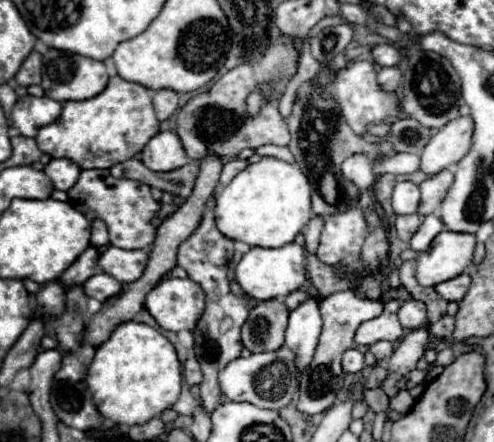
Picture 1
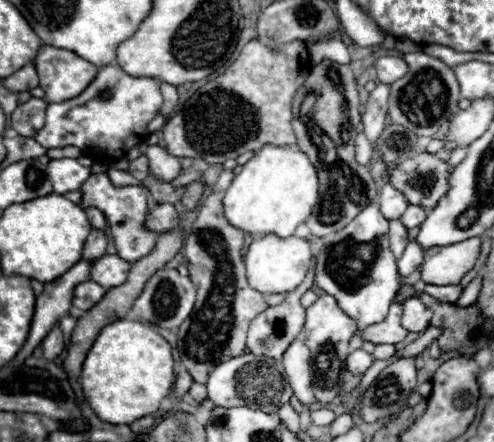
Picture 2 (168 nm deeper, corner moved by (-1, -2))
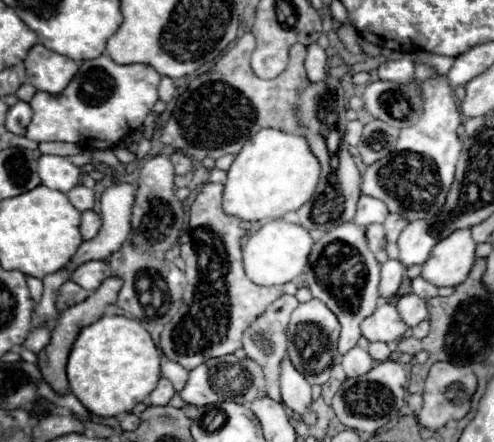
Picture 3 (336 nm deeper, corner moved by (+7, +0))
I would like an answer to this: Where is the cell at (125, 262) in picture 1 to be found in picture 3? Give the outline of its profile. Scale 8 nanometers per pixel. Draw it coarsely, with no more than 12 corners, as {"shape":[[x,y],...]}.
{"shape":[[104,260],[86,262],[72,272],[76,284],[94,292],[110,274]]}

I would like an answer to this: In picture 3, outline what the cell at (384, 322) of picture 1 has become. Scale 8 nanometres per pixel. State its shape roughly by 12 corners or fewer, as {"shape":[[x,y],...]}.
{"shape":[[382,302],[362,322],[370,342],[400,340],[404,326],[396,306]]}

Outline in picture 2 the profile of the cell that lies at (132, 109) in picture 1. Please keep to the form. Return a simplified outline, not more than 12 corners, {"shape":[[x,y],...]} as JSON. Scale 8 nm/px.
{"shape":[[98,70],[36,142],[122,158],[160,112],[156,78]]}

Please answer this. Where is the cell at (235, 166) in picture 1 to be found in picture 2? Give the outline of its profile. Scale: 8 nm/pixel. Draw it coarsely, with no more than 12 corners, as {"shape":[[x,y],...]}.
{"shape":[[224,170],[204,198],[184,260],[198,288],[178,330],[200,384],[246,350],[268,308],[246,280],[244,232],[222,210]]}

